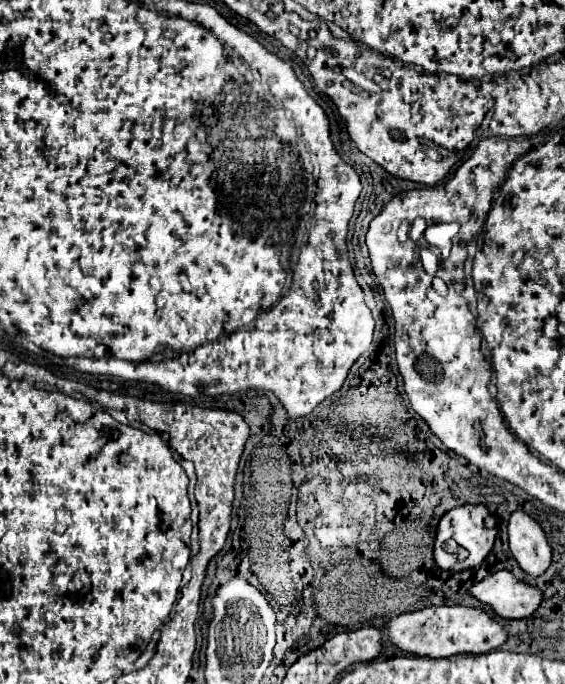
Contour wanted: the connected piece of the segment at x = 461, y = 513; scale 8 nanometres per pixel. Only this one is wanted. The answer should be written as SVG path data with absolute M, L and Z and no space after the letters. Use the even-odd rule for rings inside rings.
M461 505L455 507L451 511L447 511L441 521L439 521L439 529L437 529L437 539L435 539L435 561L441 569L455 569L455 571L463 571L463 569L471 569L477 567L493 549L493 541L499 533L499 519L495 513L491 513L485 505ZM447 539L455 539L461 547L465 547L469 551L469 557L465 561L457 561L455 553L447 553L443 549L443 543Z

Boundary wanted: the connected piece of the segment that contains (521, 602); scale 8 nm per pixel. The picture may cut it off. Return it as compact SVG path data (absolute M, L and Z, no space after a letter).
M497 571L469 589L473 597L495 609L503 619L523 619L543 601L539 587L519 581L511 571Z

